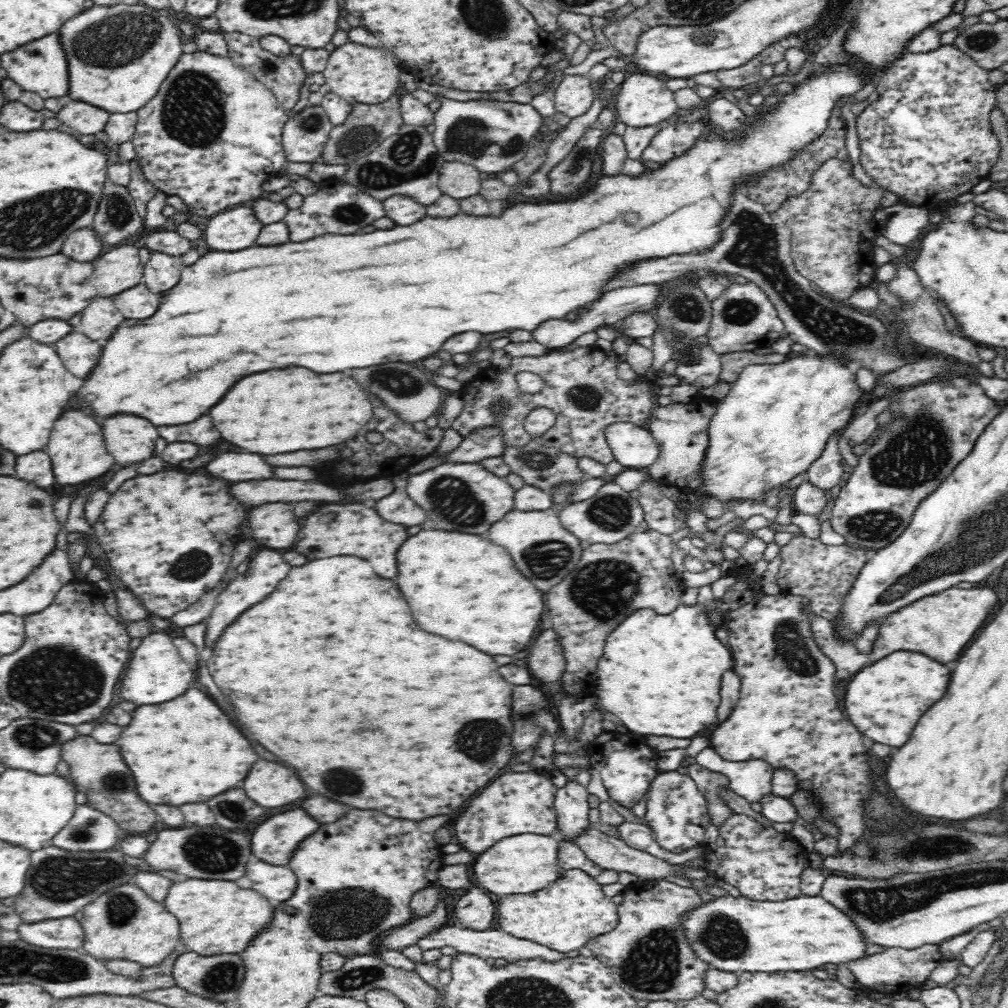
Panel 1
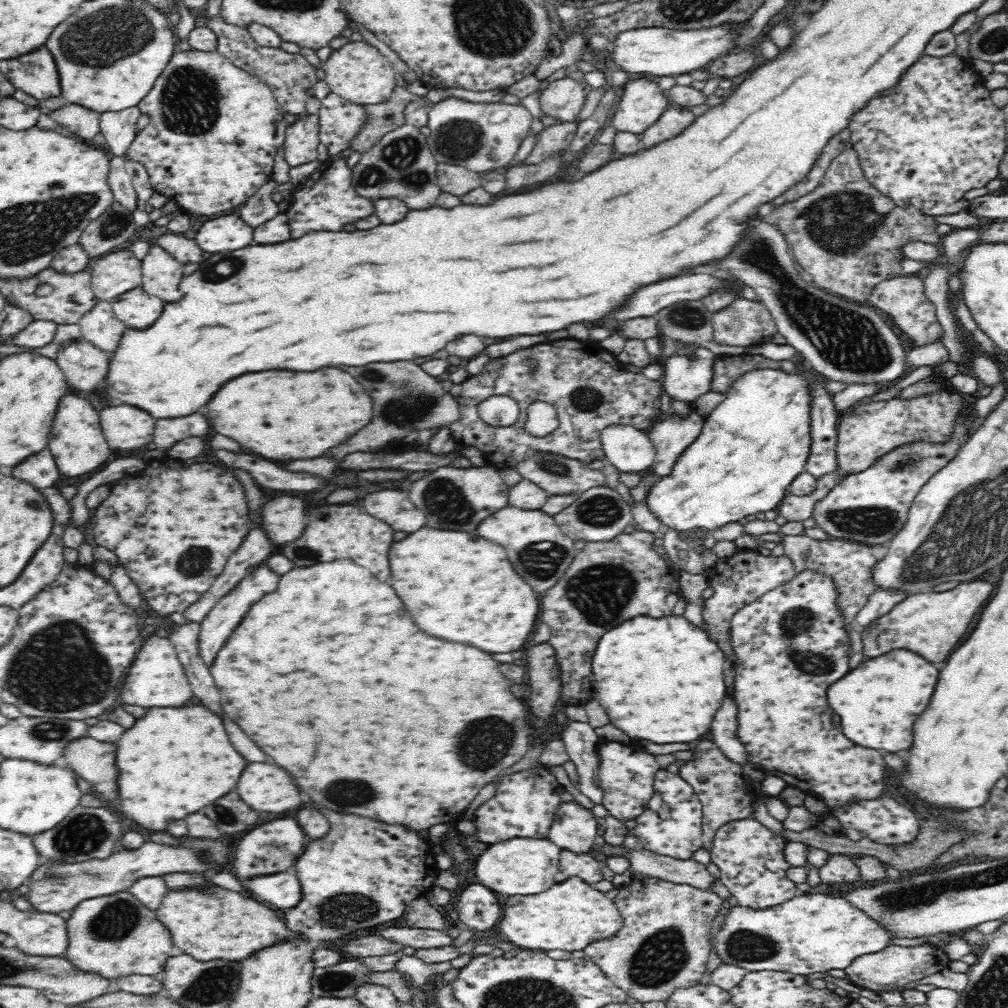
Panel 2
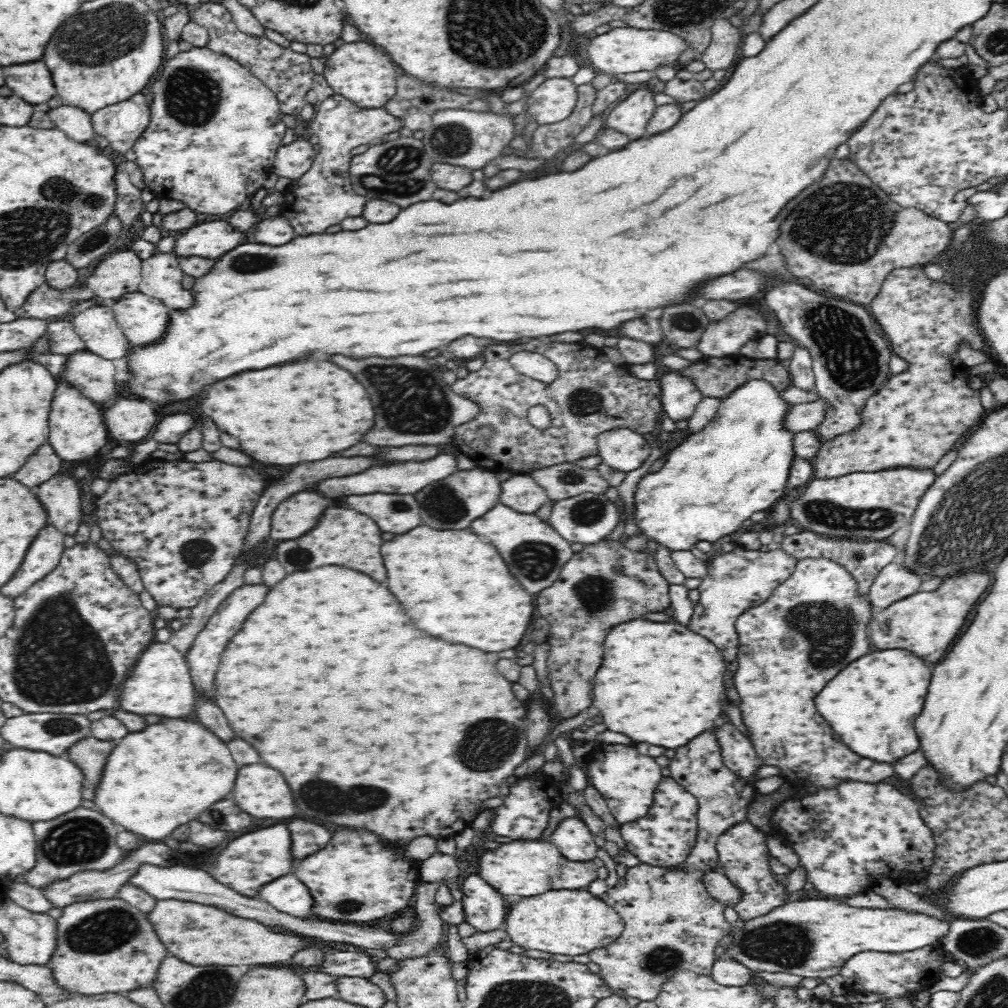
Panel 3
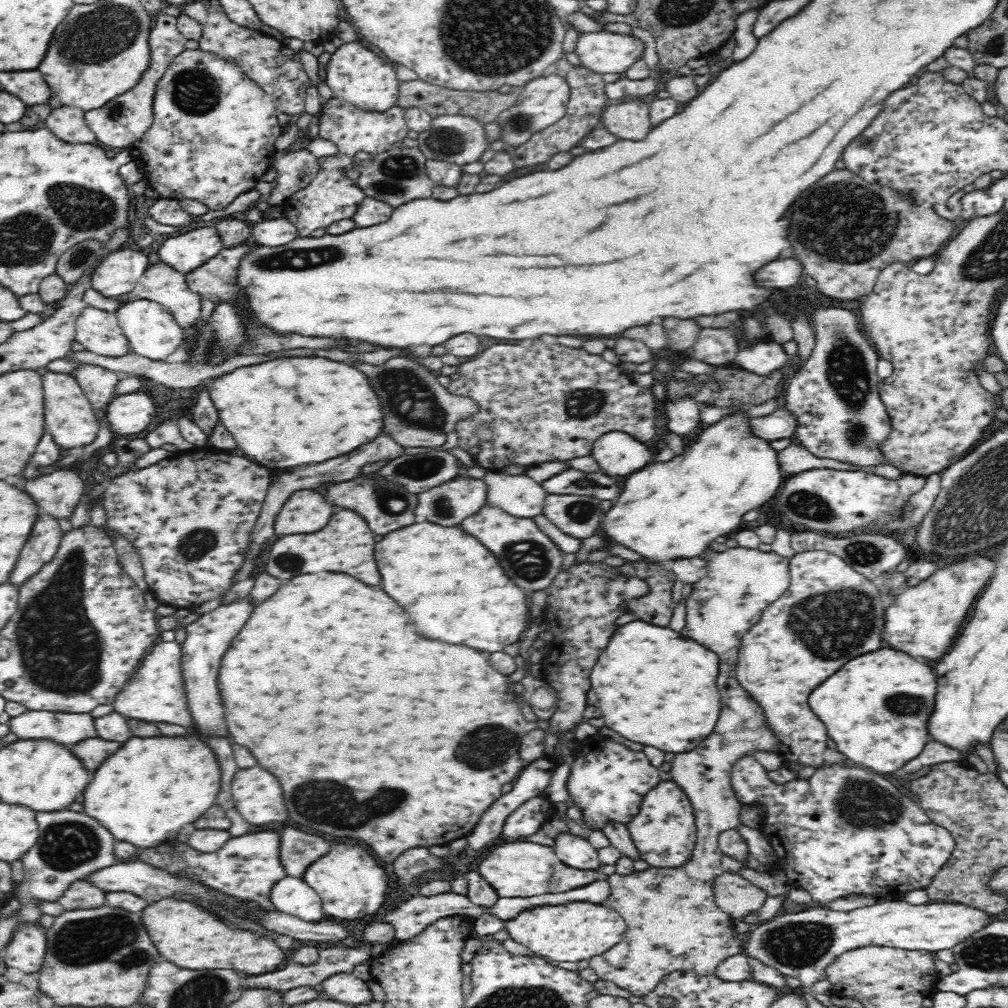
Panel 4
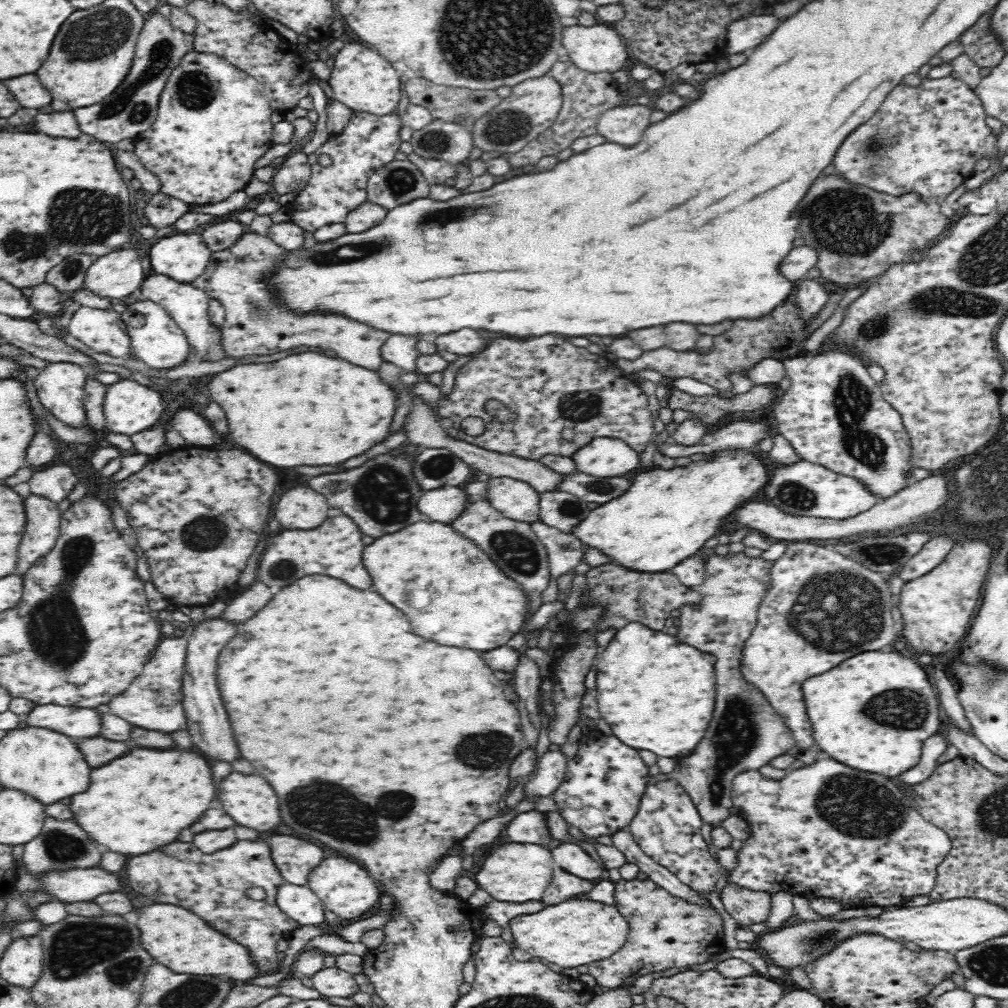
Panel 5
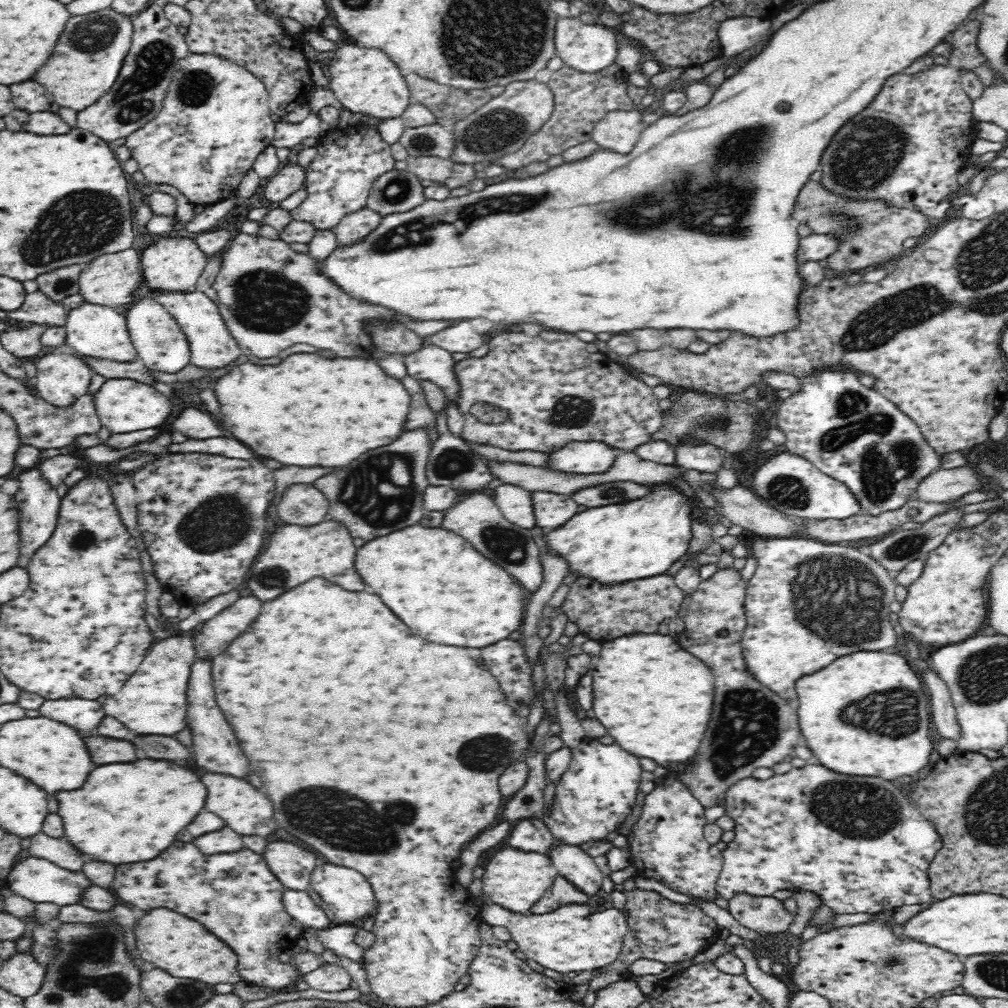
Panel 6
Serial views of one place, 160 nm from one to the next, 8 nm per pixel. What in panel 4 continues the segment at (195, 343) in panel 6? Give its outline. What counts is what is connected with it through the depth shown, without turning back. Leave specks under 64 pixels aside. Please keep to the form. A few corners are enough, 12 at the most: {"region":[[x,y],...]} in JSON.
{"region":[[150,264],[120,304],[161,304],[184,329],[200,318],[200,298],[185,274]]}

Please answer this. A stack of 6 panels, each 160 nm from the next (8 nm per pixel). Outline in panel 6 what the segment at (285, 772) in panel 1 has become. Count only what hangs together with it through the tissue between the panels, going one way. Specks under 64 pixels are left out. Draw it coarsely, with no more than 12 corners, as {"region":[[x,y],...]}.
{"region":[[204,774],[206,810],[234,832],[278,828],[270,800],[246,780]]}

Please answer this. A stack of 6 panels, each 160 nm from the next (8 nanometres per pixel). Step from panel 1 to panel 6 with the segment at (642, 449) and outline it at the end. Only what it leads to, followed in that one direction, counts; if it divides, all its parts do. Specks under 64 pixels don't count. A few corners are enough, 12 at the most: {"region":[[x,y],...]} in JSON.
{"region":[[572,441],[550,456],[550,468],[602,474],[618,448]]}

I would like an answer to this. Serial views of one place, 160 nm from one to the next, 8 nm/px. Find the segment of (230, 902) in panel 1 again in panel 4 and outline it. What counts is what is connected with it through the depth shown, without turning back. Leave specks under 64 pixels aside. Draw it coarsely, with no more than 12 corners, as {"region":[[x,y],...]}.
{"region":[[158,900],[142,922],[180,968],[276,971],[289,951],[206,908]]}

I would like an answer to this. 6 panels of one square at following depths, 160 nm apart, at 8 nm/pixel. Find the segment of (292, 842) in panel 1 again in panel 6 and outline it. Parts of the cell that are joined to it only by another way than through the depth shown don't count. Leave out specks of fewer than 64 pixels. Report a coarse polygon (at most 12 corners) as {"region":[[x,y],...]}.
{"region":[[176,840],[112,884],[140,910],[202,922],[244,981],[302,979],[278,956],[304,926],[248,848],[204,856]]}

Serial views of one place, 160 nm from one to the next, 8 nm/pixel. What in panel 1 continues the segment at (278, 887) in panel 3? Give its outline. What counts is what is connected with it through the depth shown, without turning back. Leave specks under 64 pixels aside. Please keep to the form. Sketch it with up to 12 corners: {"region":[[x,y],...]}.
{"region":[[248,862],[238,880],[264,898],[278,903],[296,890],[288,865]]}

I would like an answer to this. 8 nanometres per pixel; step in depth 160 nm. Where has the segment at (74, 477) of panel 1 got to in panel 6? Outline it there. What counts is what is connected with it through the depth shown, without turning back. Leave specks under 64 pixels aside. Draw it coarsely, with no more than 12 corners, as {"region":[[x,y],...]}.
{"region":[[58,351],[35,362],[39,396],[67,409],[93,370]]}

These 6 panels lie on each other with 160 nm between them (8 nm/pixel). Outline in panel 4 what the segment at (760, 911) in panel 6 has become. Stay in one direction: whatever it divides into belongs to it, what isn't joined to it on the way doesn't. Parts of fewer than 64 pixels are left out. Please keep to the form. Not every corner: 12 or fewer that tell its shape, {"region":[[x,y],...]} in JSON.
{"region":[[734,872],[714,879],[716,904],[732,920],[762,908],[766,894]]}

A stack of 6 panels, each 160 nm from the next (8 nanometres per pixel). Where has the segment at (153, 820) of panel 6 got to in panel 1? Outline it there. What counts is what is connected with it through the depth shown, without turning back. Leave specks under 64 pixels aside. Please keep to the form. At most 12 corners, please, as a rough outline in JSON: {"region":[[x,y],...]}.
{"region":[[198,688],[118,744],[148,804],[206,802],[258,760]]}

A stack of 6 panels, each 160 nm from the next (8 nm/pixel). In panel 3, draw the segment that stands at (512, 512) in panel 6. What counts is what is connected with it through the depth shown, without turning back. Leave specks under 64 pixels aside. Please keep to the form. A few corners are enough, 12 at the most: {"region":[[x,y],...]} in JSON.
{"region":[[529,472],[501,482],[500,503],[534,514],[548,502]]}

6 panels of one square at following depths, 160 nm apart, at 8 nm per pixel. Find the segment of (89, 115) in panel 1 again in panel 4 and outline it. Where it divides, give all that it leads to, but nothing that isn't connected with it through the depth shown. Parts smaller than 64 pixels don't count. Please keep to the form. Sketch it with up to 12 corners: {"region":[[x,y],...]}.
{"region":[[54,108],[44,124],[66,142],[94,142],[84,112]]}

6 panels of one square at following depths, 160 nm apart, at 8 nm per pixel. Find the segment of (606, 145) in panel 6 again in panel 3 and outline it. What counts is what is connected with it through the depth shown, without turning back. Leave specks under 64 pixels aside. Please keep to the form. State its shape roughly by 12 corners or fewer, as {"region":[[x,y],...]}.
{"region":[[638,88],[608,114],[608,129],[643,138],[655,94]]}

